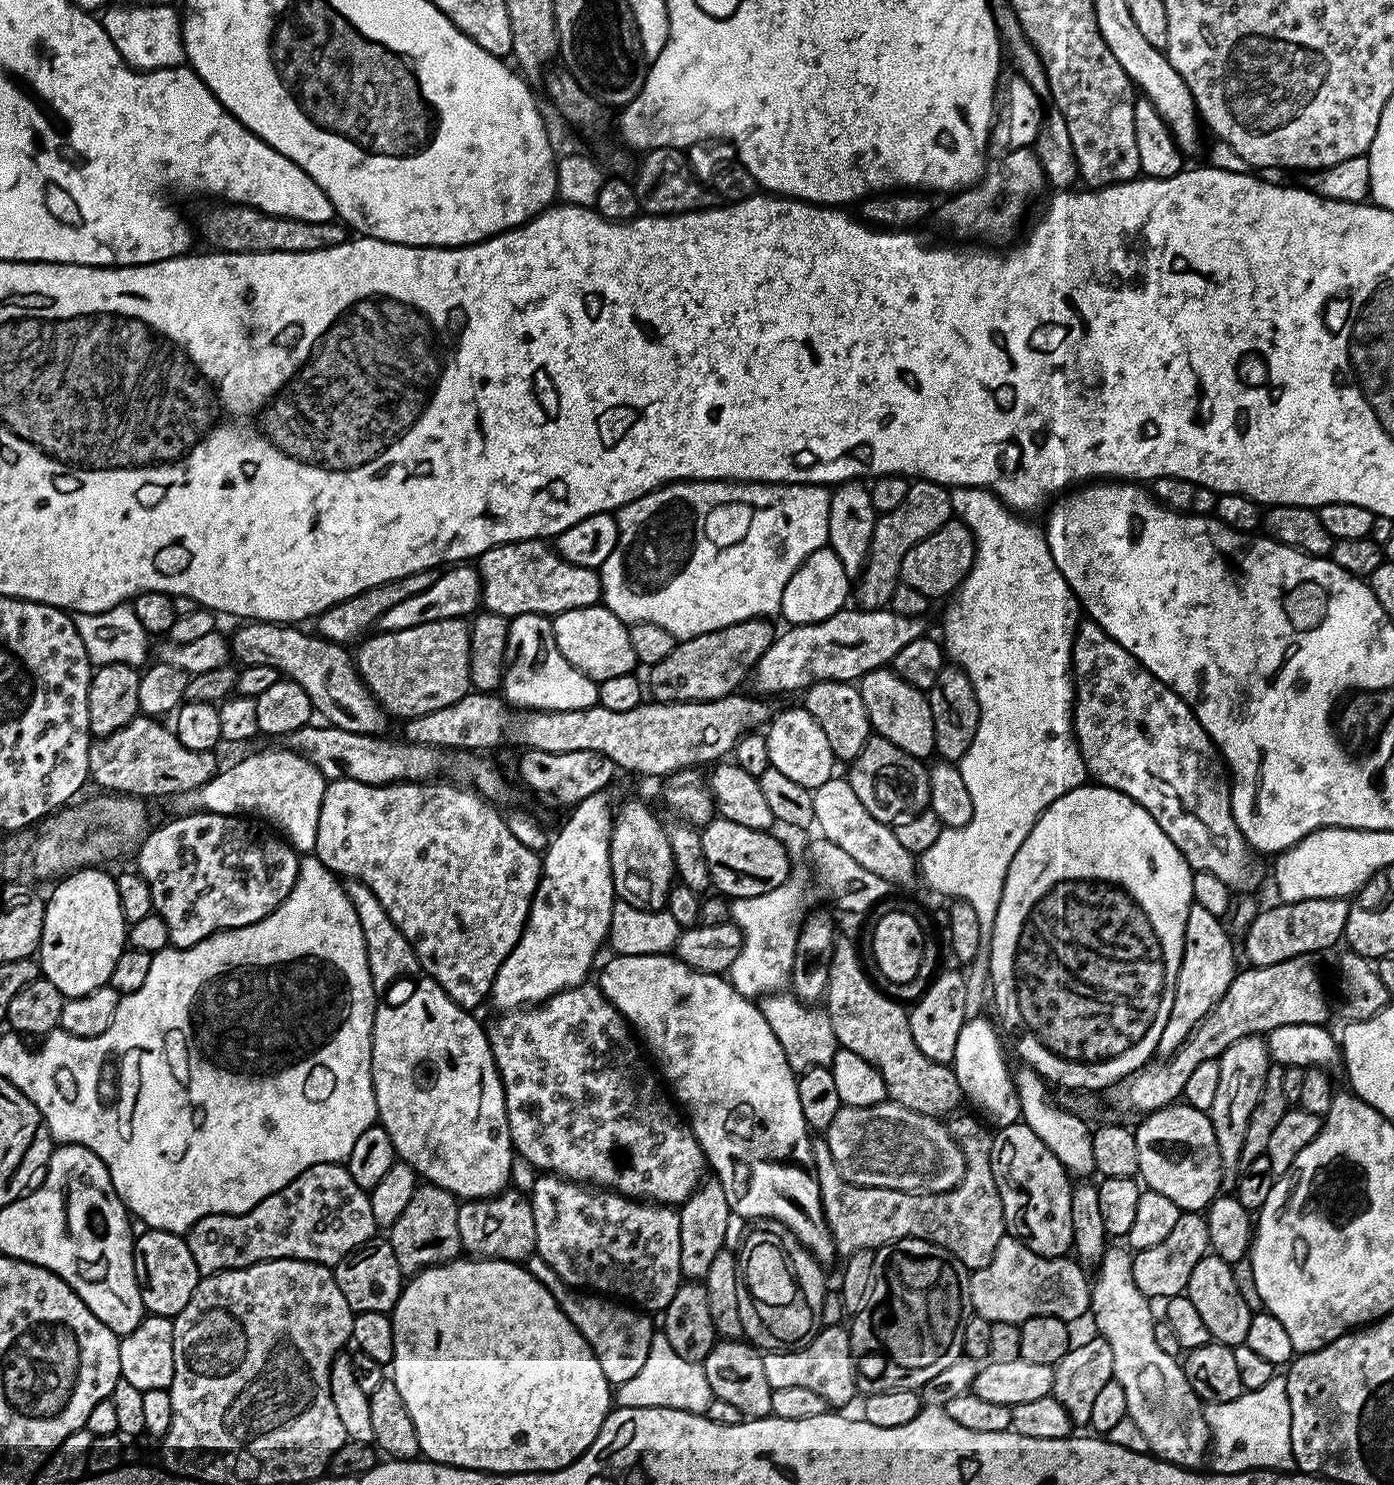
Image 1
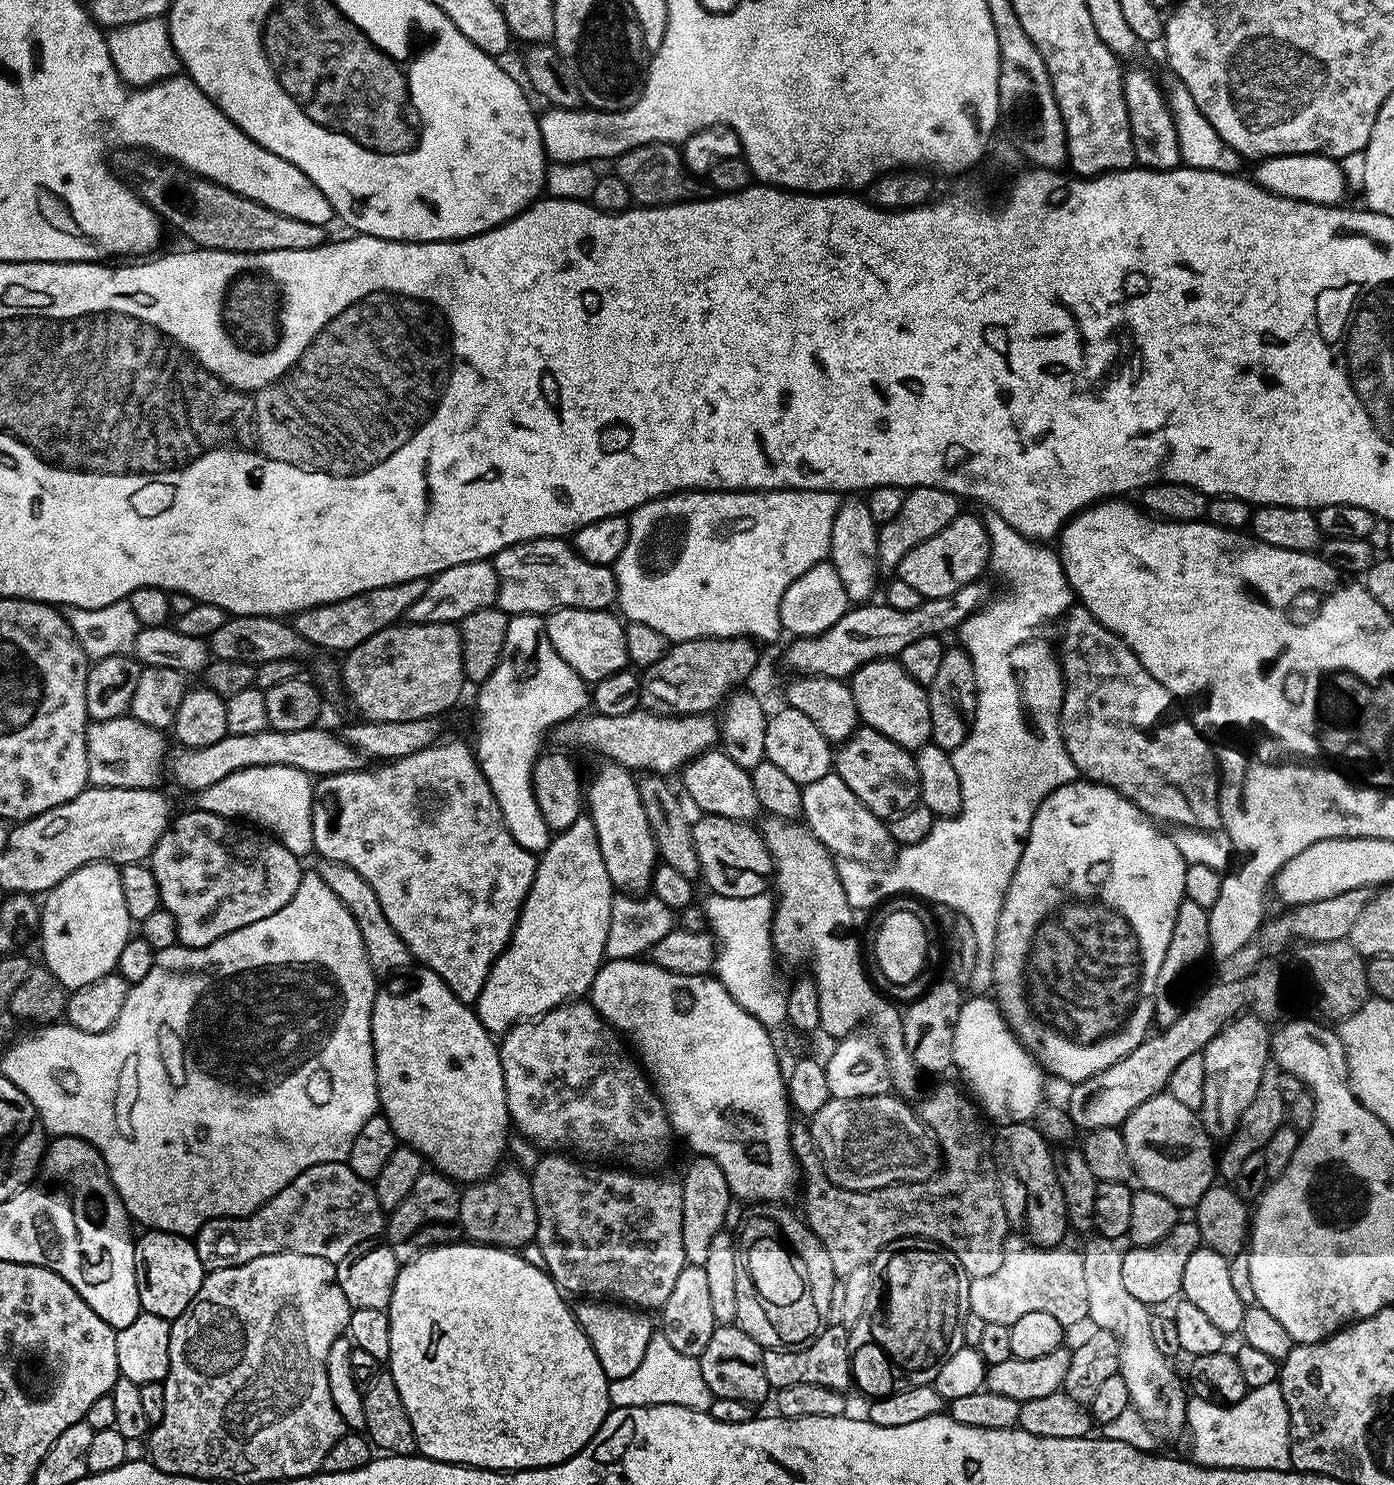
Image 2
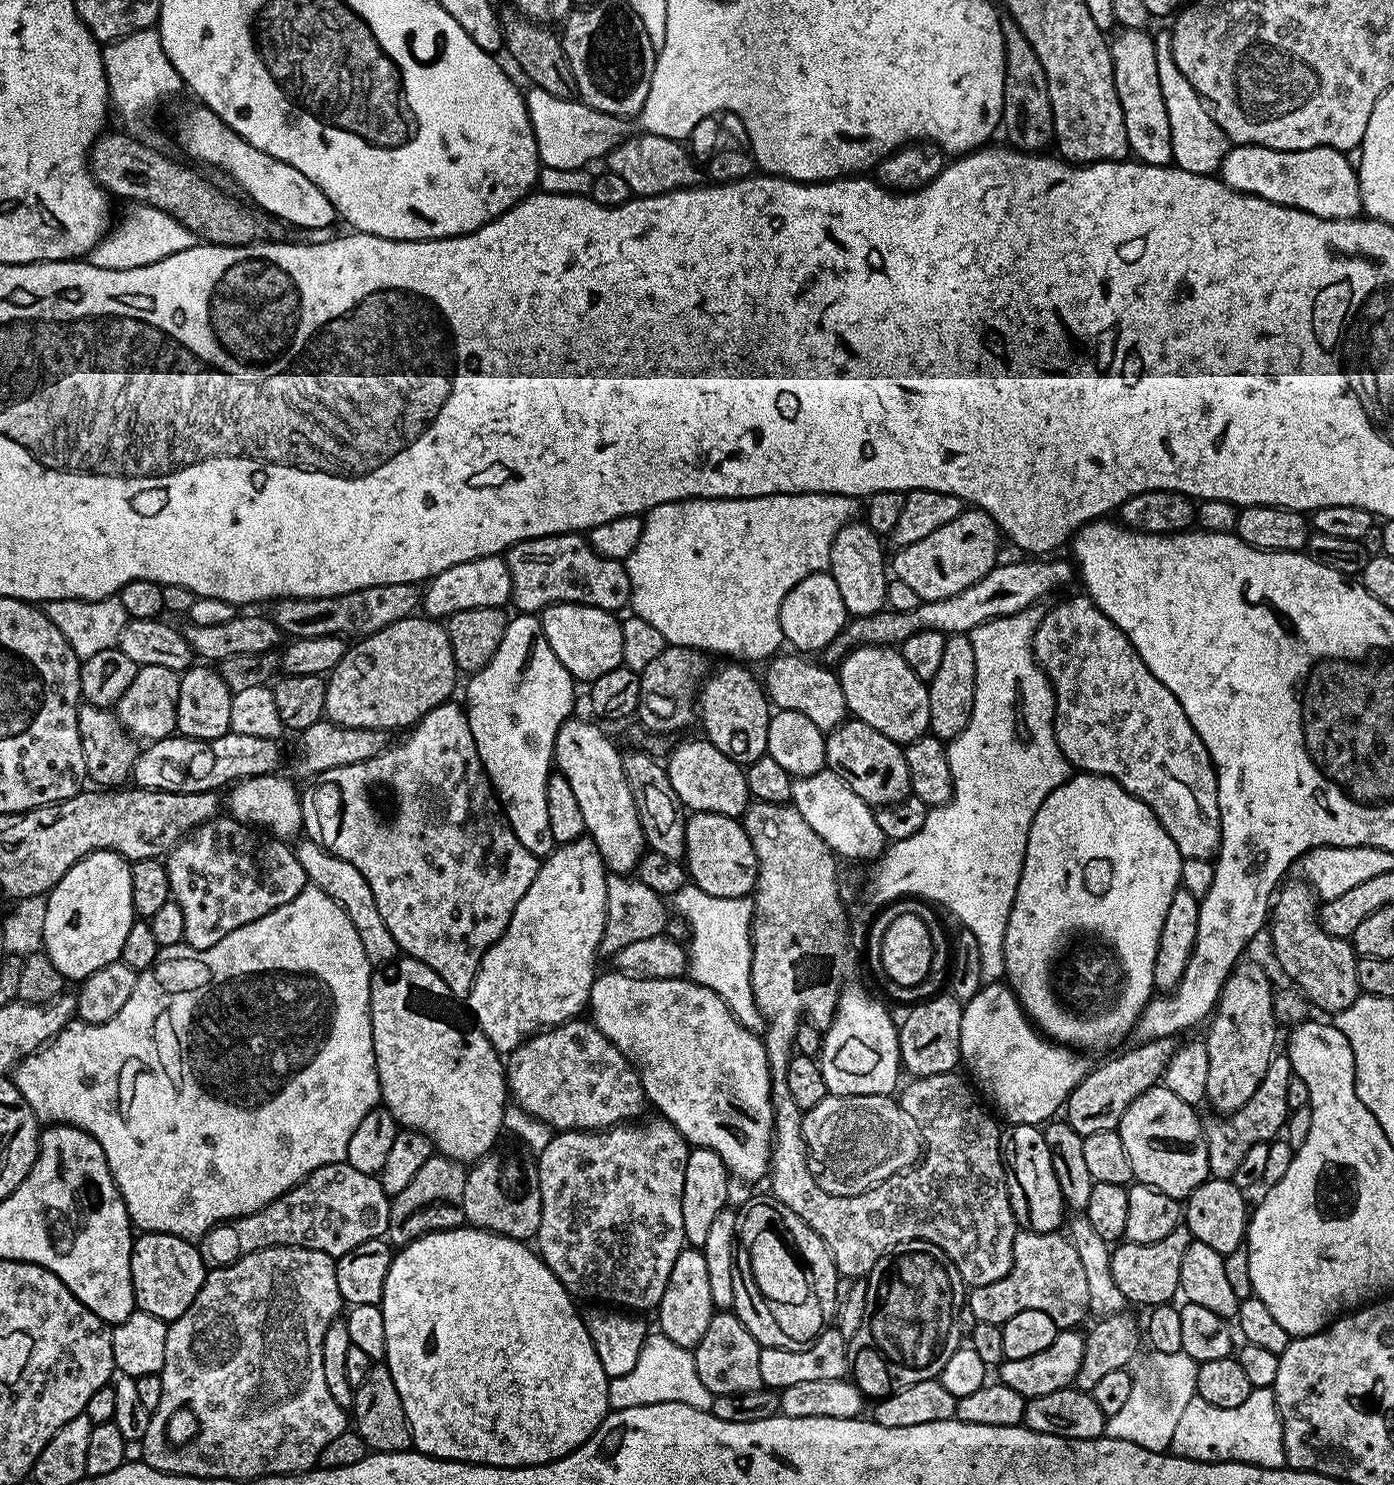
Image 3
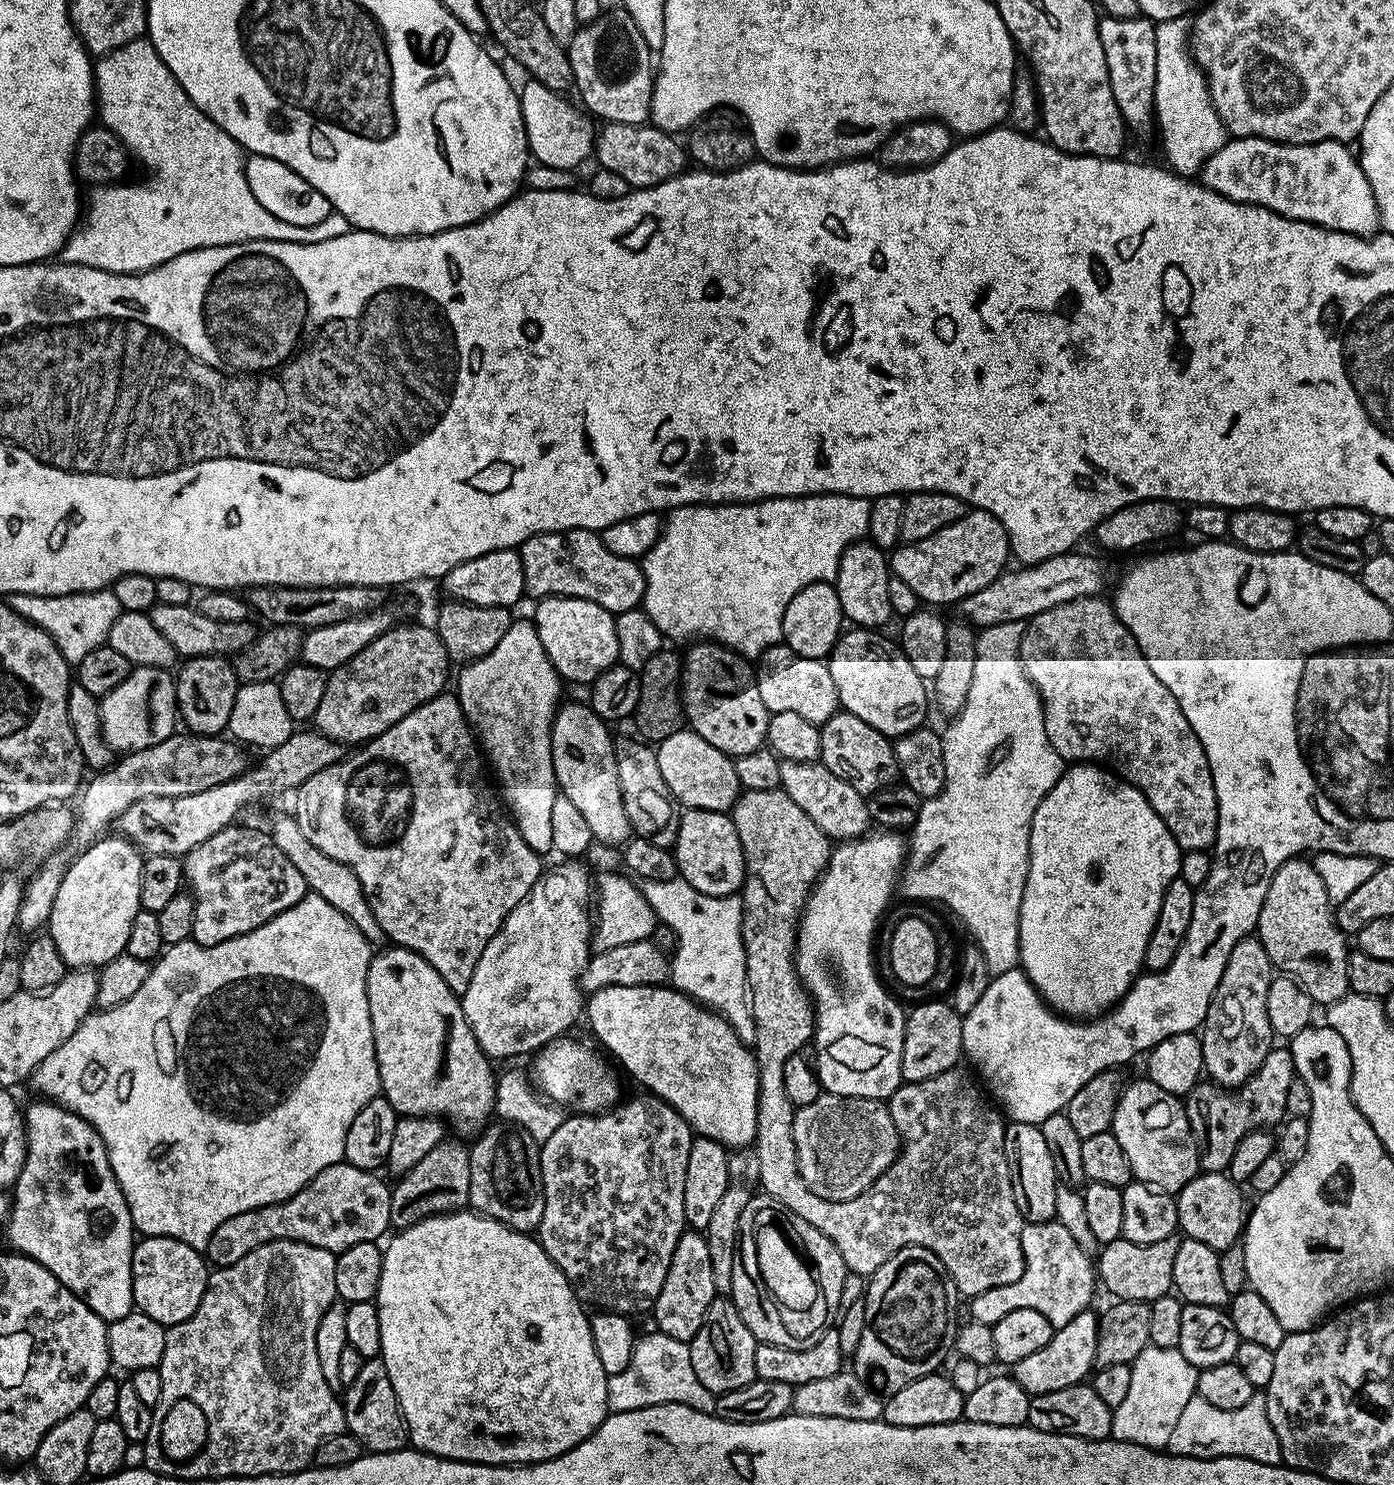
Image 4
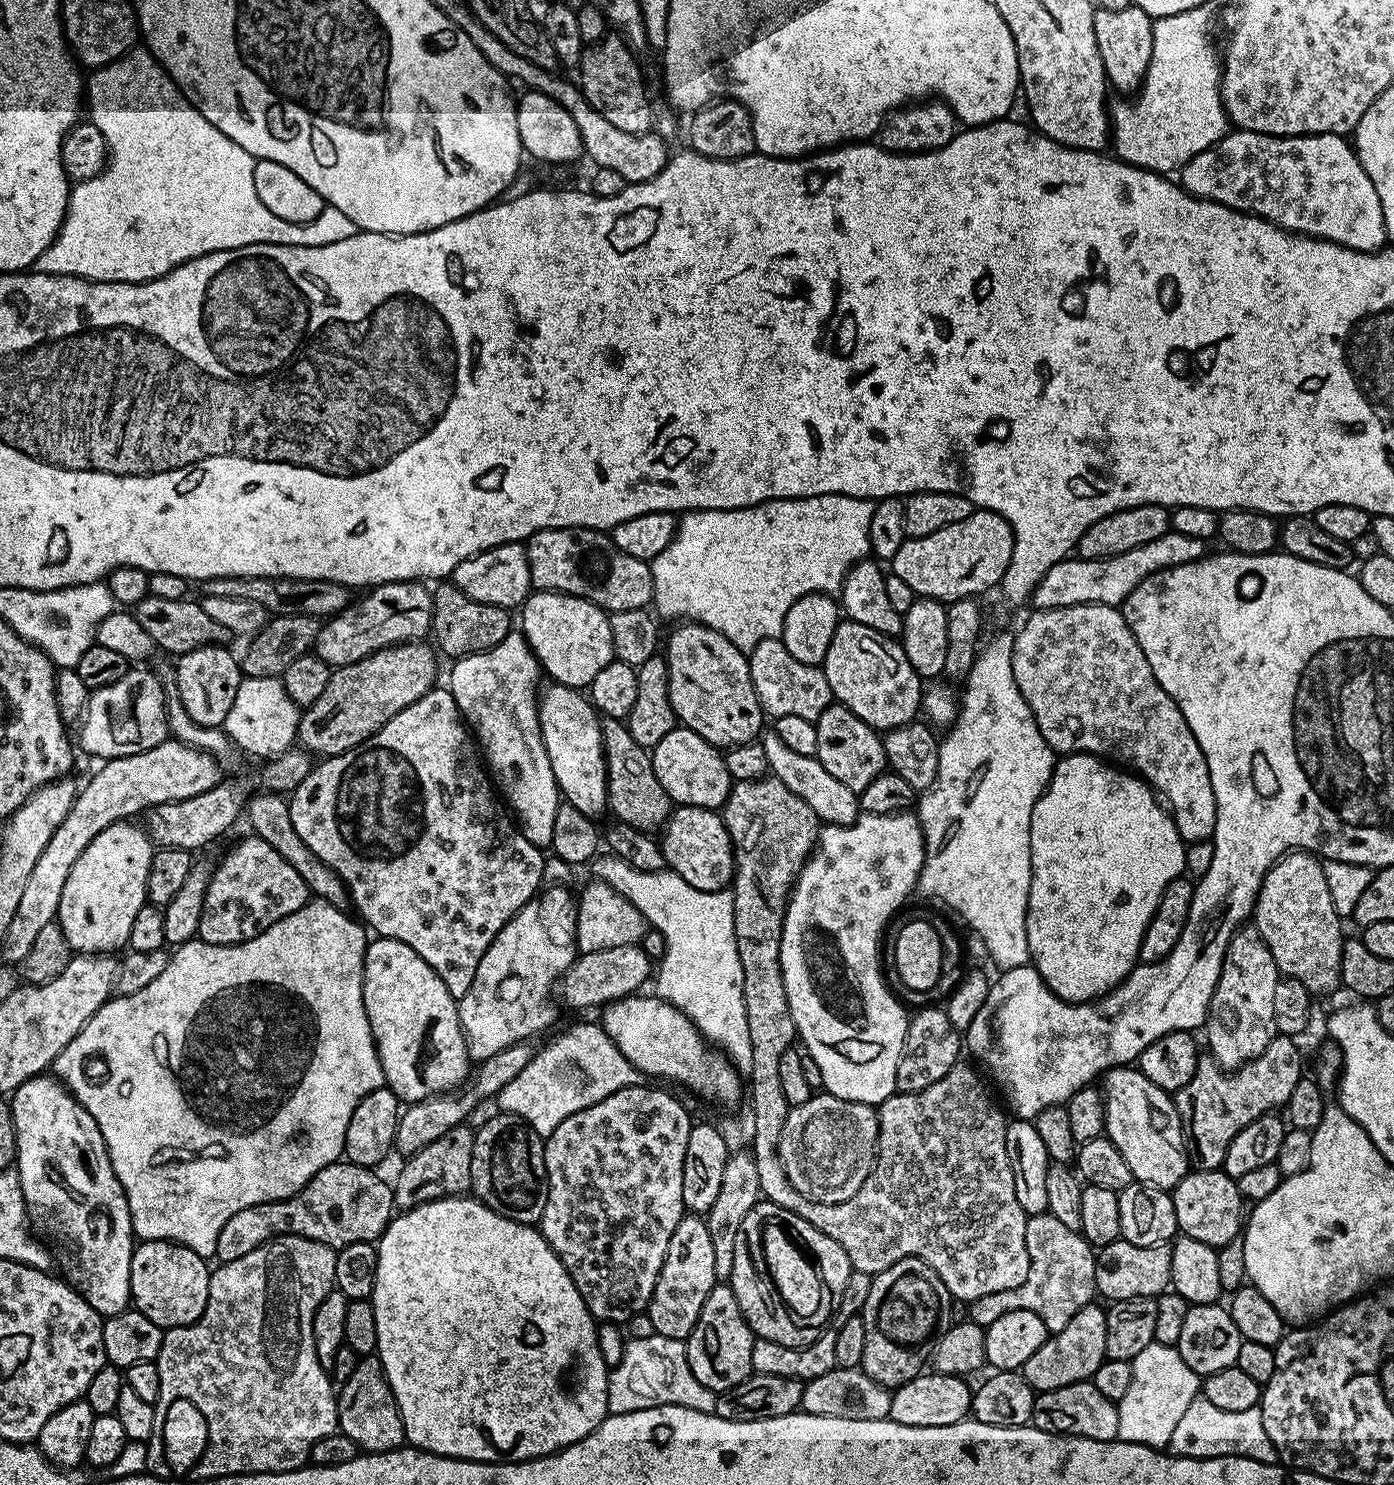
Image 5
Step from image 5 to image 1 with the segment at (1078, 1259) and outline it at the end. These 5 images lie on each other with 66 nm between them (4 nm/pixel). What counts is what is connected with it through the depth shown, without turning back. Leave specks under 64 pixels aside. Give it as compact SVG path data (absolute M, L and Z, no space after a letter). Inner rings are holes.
M1005 1234L998 1242L989 1264L969 1275L971 1311L992 1322L1010 1322L1018 1325L1035 1316L1053 1316L1065 1322L1073 1322L1072 1320L1078 1319L1079 1316L1089 1315L1092 1302L1090 1276L1083 1271L1087 1272L1075 1259L1068 1256L1039 1256L1021 1240L1015 1240L1013 1236Z

